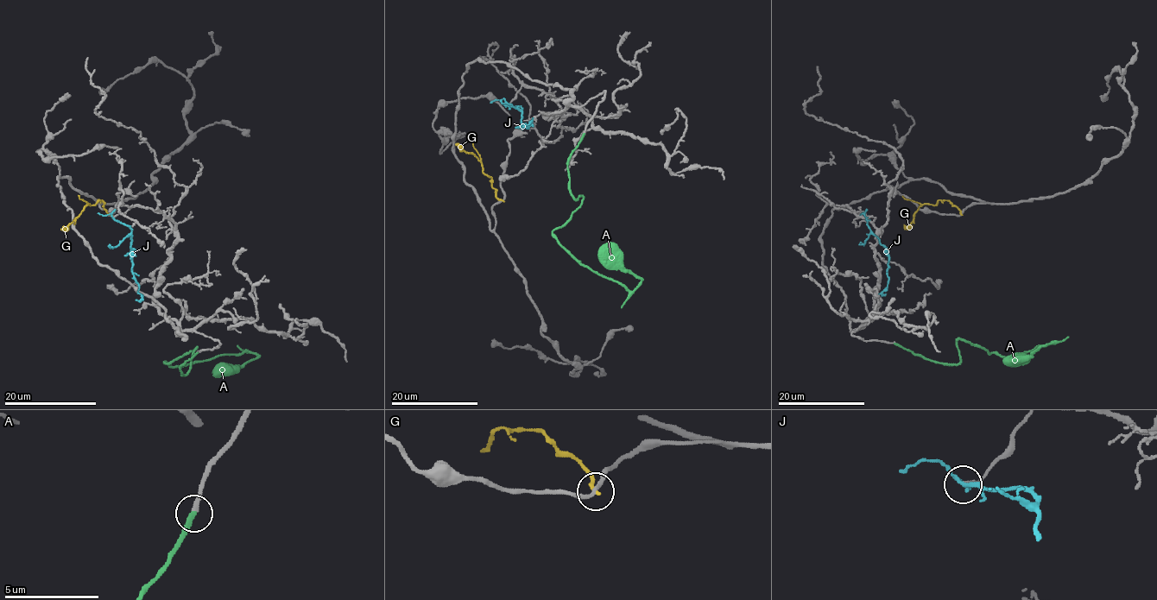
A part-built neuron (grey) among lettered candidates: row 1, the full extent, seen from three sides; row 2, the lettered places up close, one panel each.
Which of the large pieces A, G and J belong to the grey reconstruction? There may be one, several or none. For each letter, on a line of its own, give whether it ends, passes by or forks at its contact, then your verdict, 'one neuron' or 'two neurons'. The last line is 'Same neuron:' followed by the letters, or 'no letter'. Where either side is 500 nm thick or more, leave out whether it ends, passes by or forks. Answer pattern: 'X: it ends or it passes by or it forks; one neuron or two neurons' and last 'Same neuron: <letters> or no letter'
A: it ends; one neuron
G: it ends; two neurons
J: it forks; two neurons
Same neuron: A

